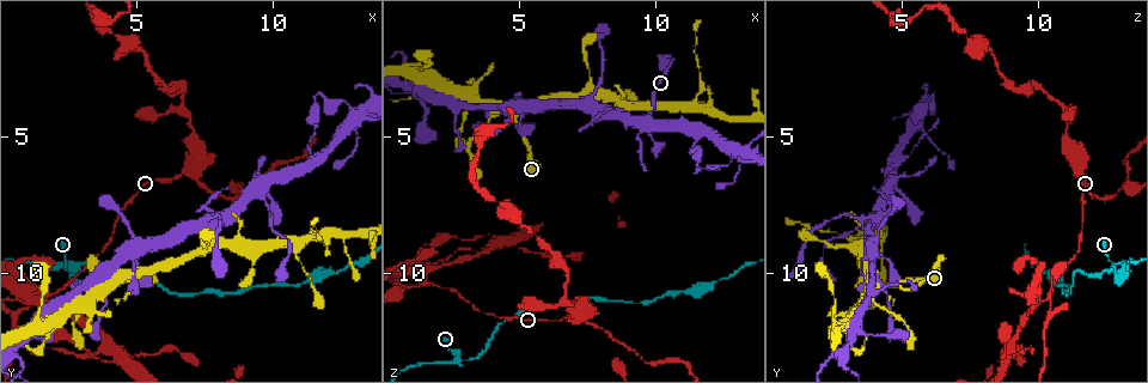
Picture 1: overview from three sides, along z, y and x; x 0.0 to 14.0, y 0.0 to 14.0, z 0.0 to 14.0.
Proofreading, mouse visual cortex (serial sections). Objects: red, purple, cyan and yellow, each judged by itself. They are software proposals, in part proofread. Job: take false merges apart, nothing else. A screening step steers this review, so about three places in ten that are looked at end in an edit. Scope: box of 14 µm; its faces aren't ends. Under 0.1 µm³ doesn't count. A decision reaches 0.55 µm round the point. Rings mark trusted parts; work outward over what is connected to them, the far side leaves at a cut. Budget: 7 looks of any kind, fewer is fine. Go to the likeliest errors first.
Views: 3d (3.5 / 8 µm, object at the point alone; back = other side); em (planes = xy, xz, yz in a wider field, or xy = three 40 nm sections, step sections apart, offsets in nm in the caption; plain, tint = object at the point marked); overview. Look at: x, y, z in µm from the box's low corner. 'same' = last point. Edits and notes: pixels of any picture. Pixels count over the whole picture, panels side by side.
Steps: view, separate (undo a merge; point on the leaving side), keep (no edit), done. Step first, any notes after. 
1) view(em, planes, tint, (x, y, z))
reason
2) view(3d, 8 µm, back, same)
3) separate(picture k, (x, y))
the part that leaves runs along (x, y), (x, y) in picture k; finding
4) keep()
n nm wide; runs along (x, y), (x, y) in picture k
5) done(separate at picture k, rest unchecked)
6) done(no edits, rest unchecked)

view(3d, 8 µm, (1.7, 10.9, 10.4))
sharp bend

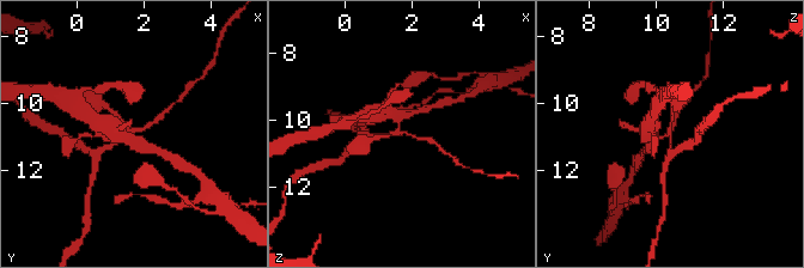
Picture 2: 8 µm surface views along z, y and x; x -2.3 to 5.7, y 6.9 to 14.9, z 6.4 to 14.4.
view(3d, 3.5 µm, (1.5, 10.9, 10.3))

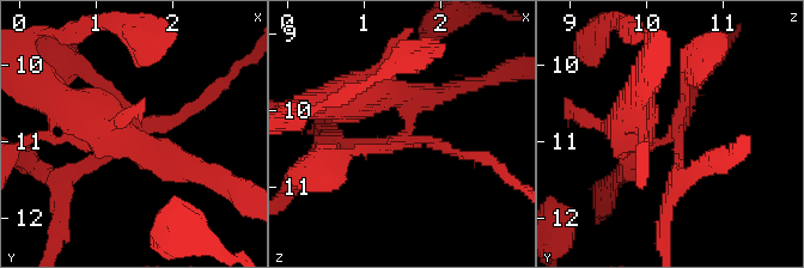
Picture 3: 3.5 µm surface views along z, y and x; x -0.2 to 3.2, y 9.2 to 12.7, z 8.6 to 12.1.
view(em, xy, step 1, tint, (1.60, 10.90, 10.40))

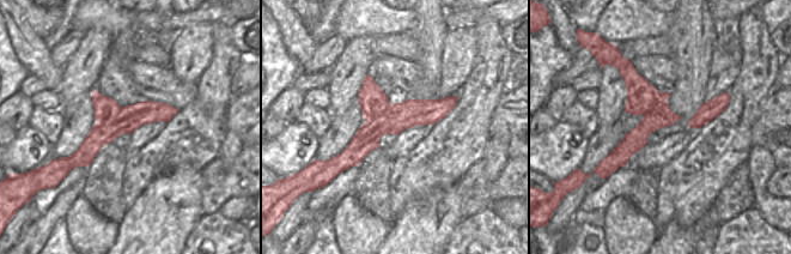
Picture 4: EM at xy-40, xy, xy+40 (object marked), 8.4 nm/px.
keep()
runs along (450, 100), (388, 119), (345, 165) in picture 4; continuous, no second cell

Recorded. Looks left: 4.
view(3d, 3.5 µm, (6.8, 6.2, 11.6))
three-way junction

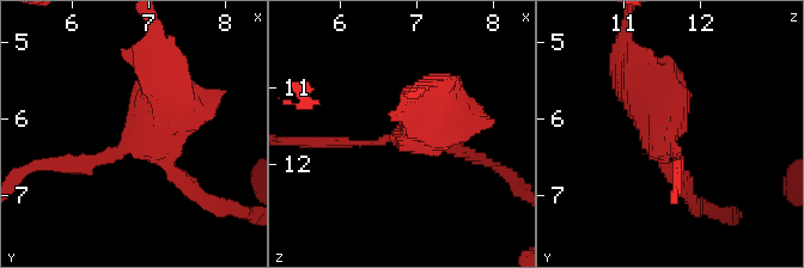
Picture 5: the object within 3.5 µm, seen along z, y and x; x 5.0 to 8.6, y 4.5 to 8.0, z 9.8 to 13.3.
view(em, xy, step 2, tint, (6.80, 6.30, 11.55))
need the tissue

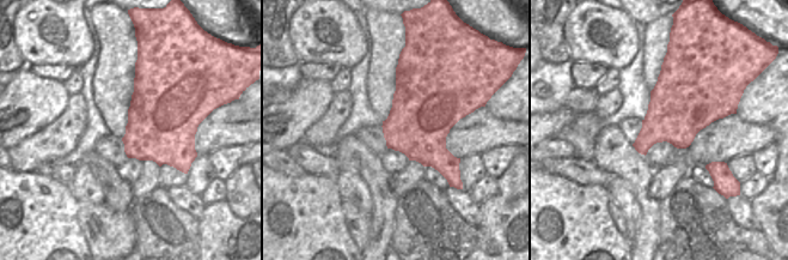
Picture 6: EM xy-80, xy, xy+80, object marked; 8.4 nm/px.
view(em, xy, step 1, tint, same)

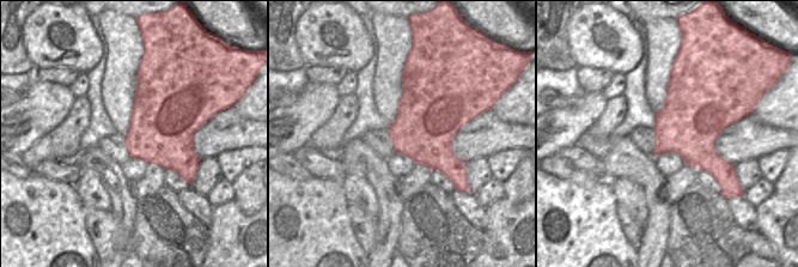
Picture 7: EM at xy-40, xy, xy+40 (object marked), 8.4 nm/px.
keep()
runs along (64, 164), (122, 150), (170, 102), (166, 79) in picture 5; continuous, no second cell

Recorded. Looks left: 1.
done(no edits, rest unchecked)

